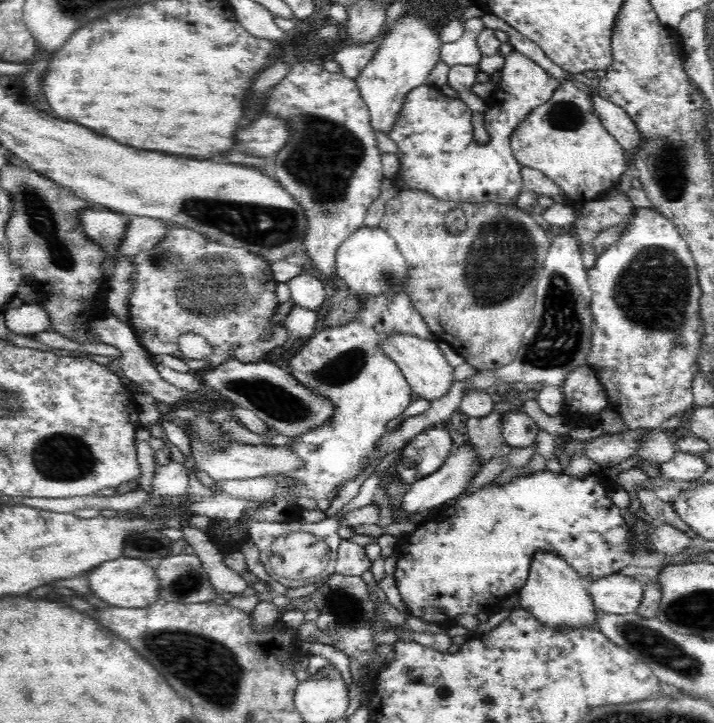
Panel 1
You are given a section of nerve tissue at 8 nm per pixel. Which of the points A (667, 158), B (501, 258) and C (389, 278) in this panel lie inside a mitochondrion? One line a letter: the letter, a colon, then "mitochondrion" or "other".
A: mitochondrion
B: mitochondrion
C: mitochondrion

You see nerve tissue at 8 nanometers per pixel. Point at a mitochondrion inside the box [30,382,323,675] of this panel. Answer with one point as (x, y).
(61, 458)

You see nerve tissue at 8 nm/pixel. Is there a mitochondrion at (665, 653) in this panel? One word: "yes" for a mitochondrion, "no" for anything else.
yes

